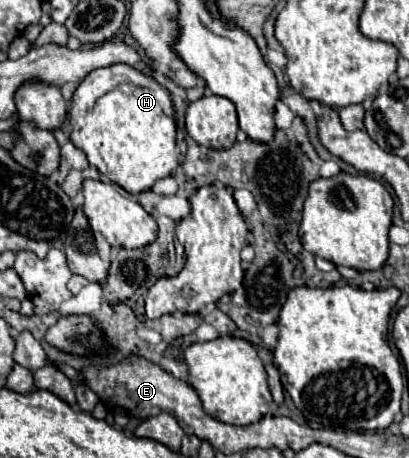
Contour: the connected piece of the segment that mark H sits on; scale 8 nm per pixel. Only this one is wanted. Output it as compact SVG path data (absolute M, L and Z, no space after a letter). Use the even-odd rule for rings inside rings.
M118 63L102 69L90 71L80 85L76 87L70 109L68 121L72 125L70 141L86 153L90 165L94 165L102 175L106 175L112 183L118 183L128 193L142 193L148 191L156 179L172 175L172 171L180 165L180 153L176 149L176 123L174 123L174 107L170 93L154 81L150 75L134 69L132 65ZM126 83L126 93L110 93L112 89Z

